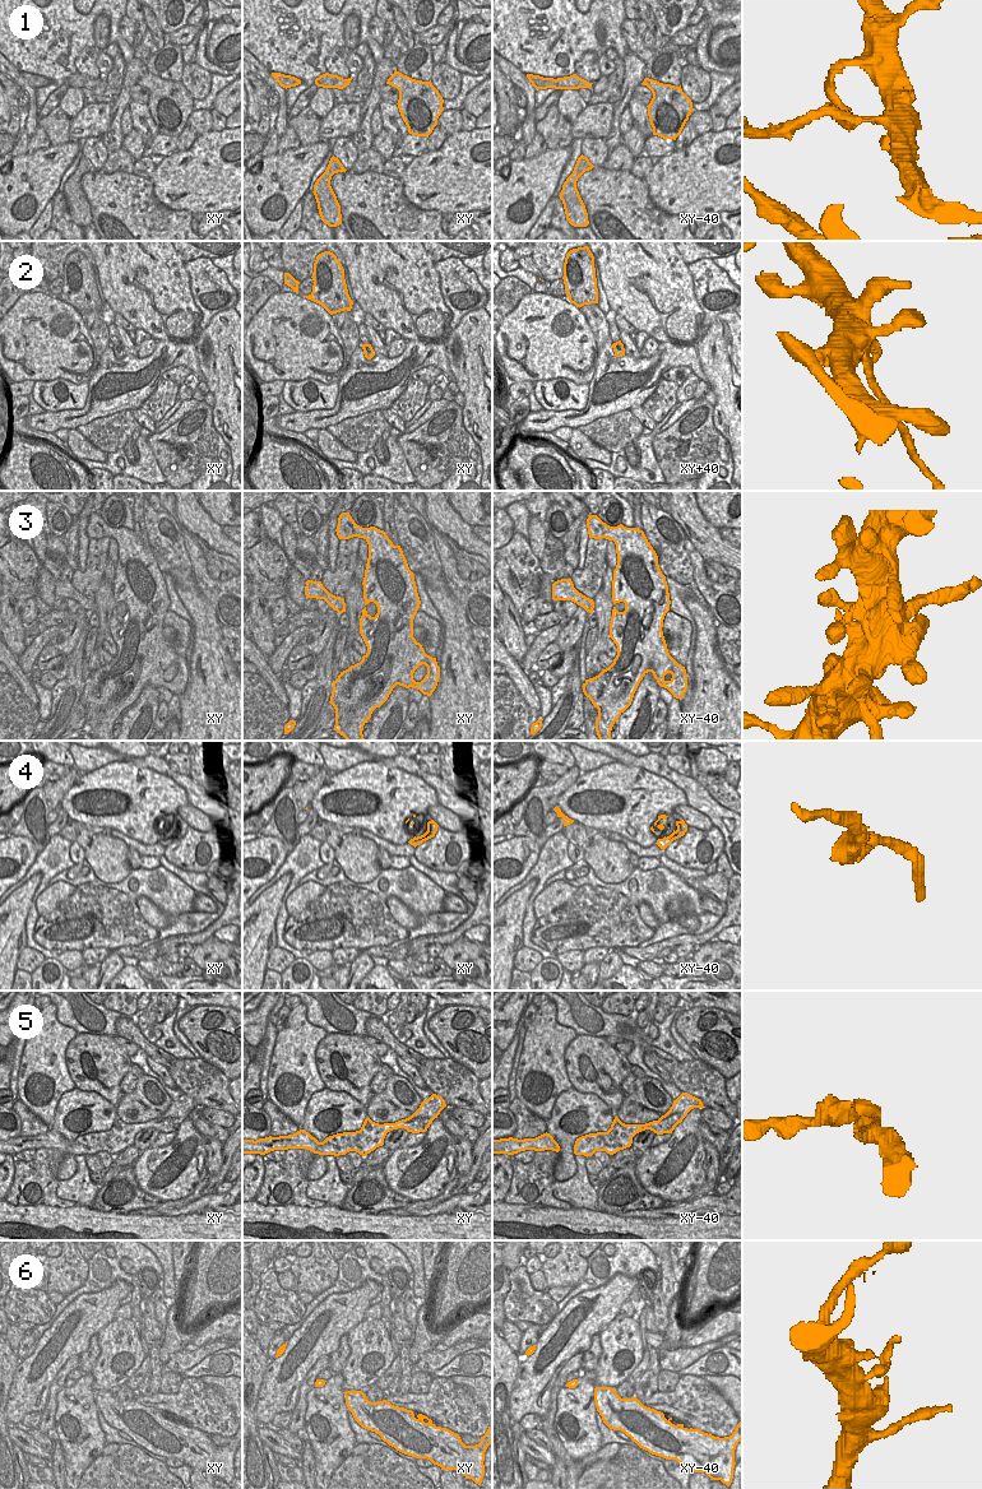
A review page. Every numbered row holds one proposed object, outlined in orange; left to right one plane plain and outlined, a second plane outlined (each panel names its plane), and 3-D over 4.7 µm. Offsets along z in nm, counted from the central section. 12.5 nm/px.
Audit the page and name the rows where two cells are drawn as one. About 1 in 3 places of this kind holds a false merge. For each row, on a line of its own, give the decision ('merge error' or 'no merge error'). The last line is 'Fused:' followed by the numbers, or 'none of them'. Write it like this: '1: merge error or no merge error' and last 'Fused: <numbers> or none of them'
1: merge error
2: merge error
3: no merge error
4: no merge error
5: no merge error
6: no merge error
Fused: 1, 2

